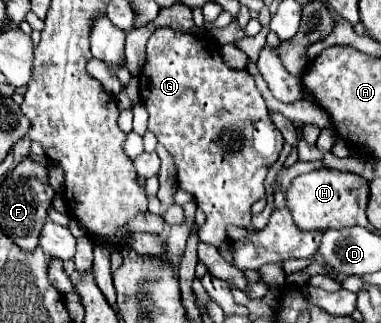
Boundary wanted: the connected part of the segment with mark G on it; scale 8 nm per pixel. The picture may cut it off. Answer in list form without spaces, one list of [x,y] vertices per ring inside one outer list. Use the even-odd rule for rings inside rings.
[[[162,27],[162,29],[156,29],[152,33],[152,37],[148,39],[148,45],[146,45],[146,63],[144,63],[142,71],[140,71],[140,97],[142,97],[142,103],[144,103],[146,111],[148,111],[148,115],[150,115],[148,117],[148,131],[152,131],[156,135],[158,143],[164,145],[168,149],[168,153],[174,157],[174,165],[176,165],[180,189],[184,189],[186,193],[190,193],[194,197],[196,205],[206,213],[206,223],[198,229],[198,237],[204,243],[210,243],[214,247],[220,247],[228,239],[228,225],[250,227],[250,207],[258,199],[264,197],[264,179],[266,179],[266,173],[276,163],[276,159],[278,159],[278,155],[280,155],[280,151],[284,147],[284,137],[276,129],[276,125],[270,121],[268,109],[266,109],[266,101],[260,95],[260,91],[256,89],[252,75],[246,69],[230,69],[230,67],[226,67],[226,63],[220,57],[218,47],[214,43],[206,43],[204,45],[204,37],[196,37],[192,33],[182,33],[182,31],[174,31],[170,27]]]

